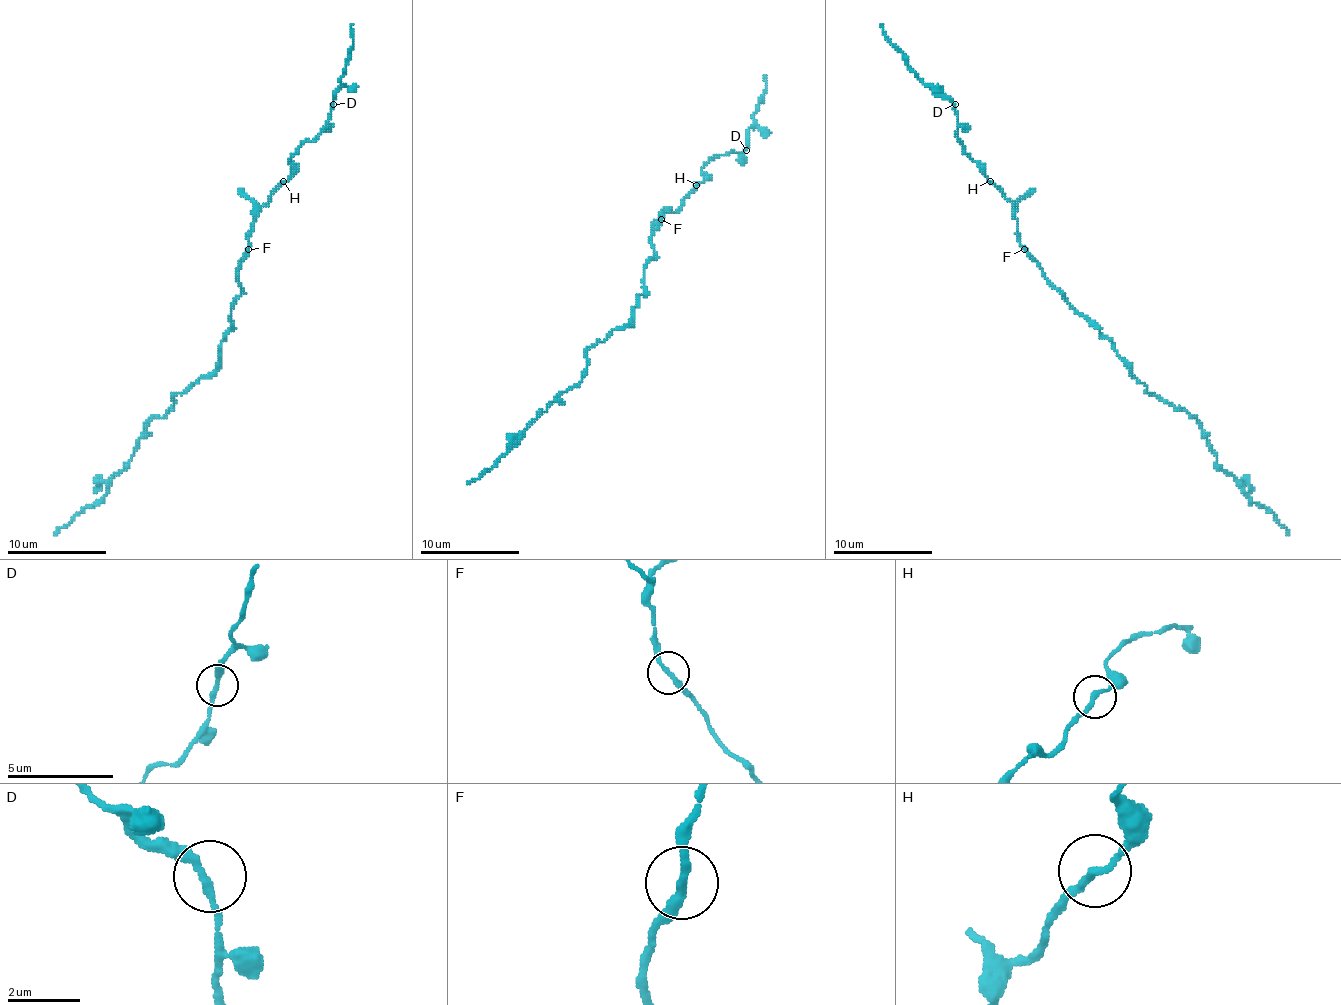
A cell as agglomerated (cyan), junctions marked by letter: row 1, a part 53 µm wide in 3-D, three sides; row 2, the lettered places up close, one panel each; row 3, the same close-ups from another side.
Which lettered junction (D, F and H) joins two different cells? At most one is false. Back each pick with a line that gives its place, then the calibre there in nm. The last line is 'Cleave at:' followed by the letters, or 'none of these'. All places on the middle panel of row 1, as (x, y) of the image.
Cleave at: none of these

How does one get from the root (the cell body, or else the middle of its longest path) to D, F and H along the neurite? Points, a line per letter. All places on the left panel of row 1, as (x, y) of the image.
D: (233, 303), (241, 293), (238, 261), (248, 246), (253, 218), (288, 179), (288, 161), (321, 131), (333, 104)
F: (233, 303), (241, 293), (238, 261), (248, 248)
H: (233, 303), (241, 293), (238, 261), (248, 246), (251, 223), (268, 201), (268, 196), (283, 181)

